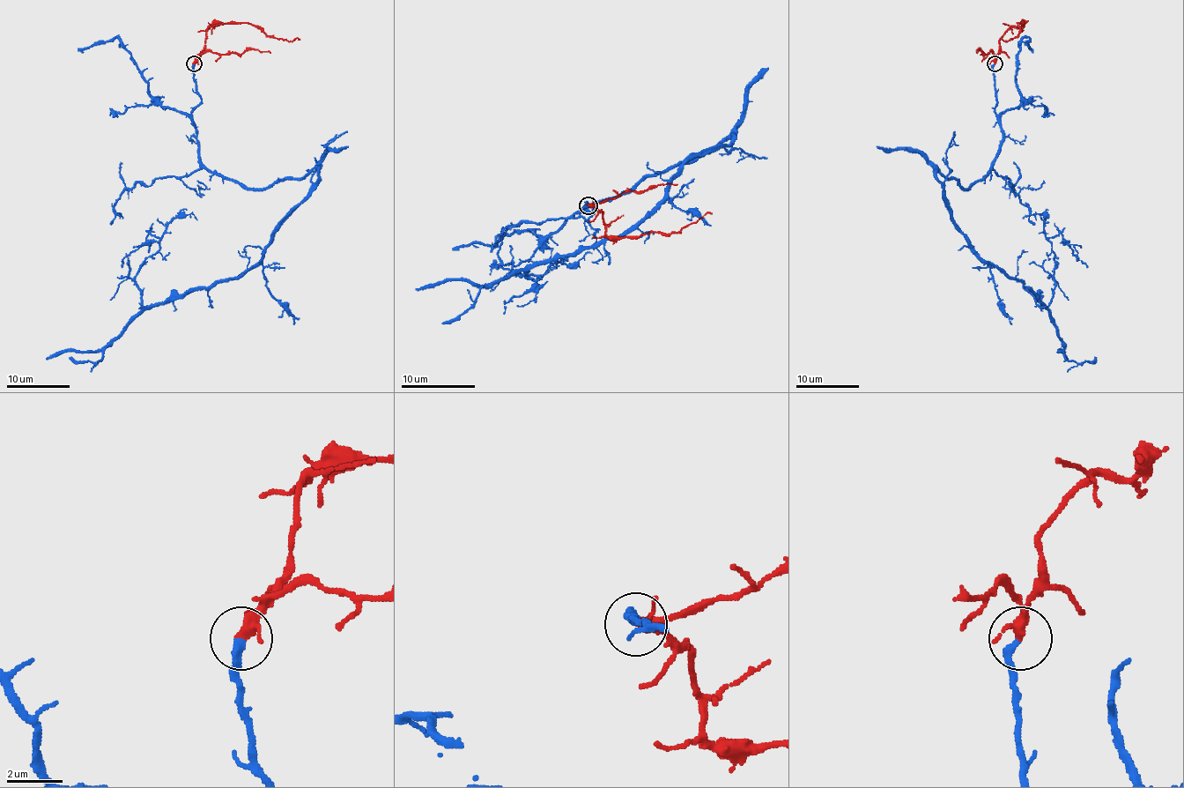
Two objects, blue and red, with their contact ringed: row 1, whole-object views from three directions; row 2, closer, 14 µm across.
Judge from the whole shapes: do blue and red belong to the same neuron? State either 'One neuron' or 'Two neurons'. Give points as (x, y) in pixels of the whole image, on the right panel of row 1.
One neuron

